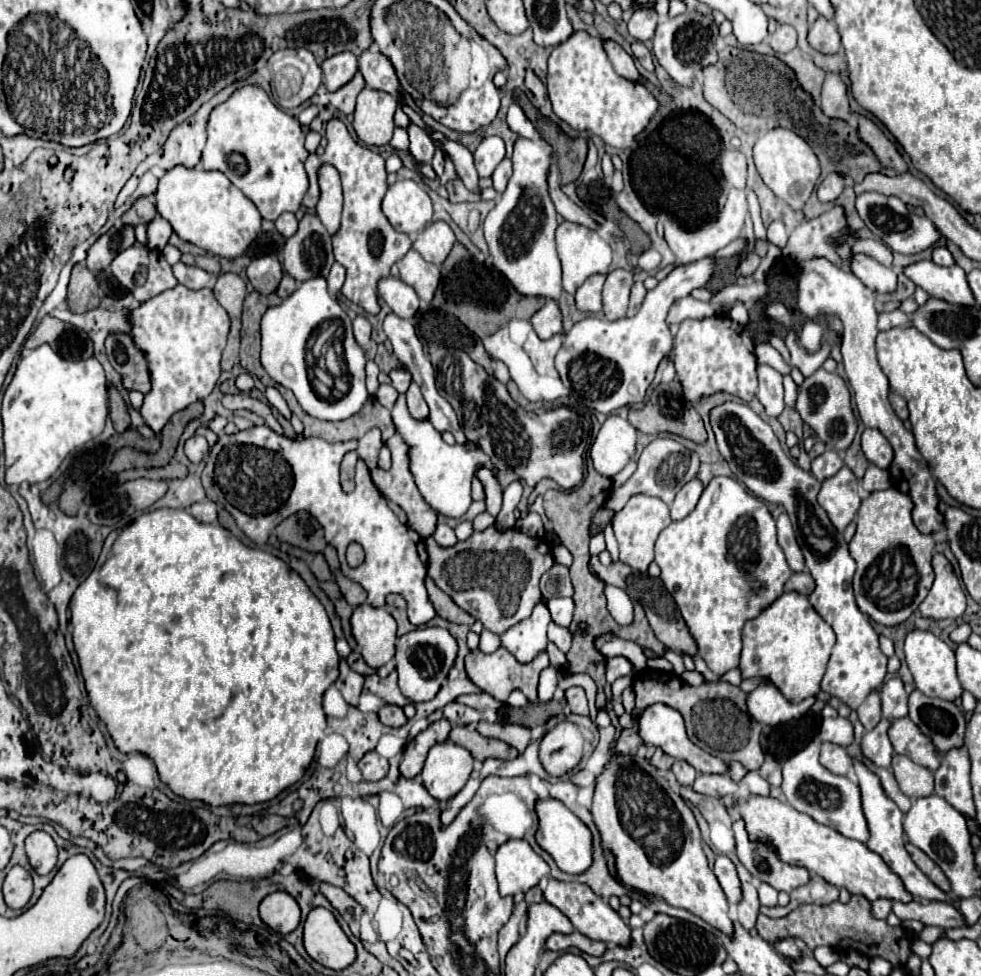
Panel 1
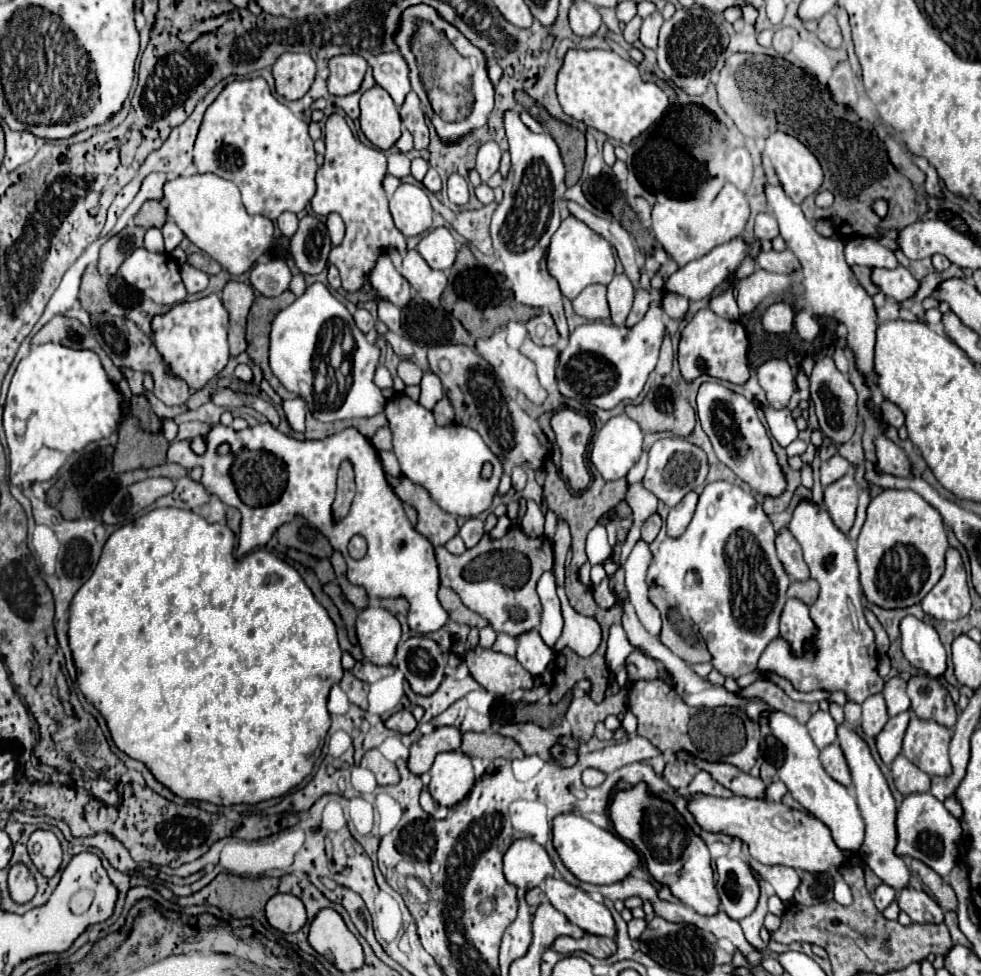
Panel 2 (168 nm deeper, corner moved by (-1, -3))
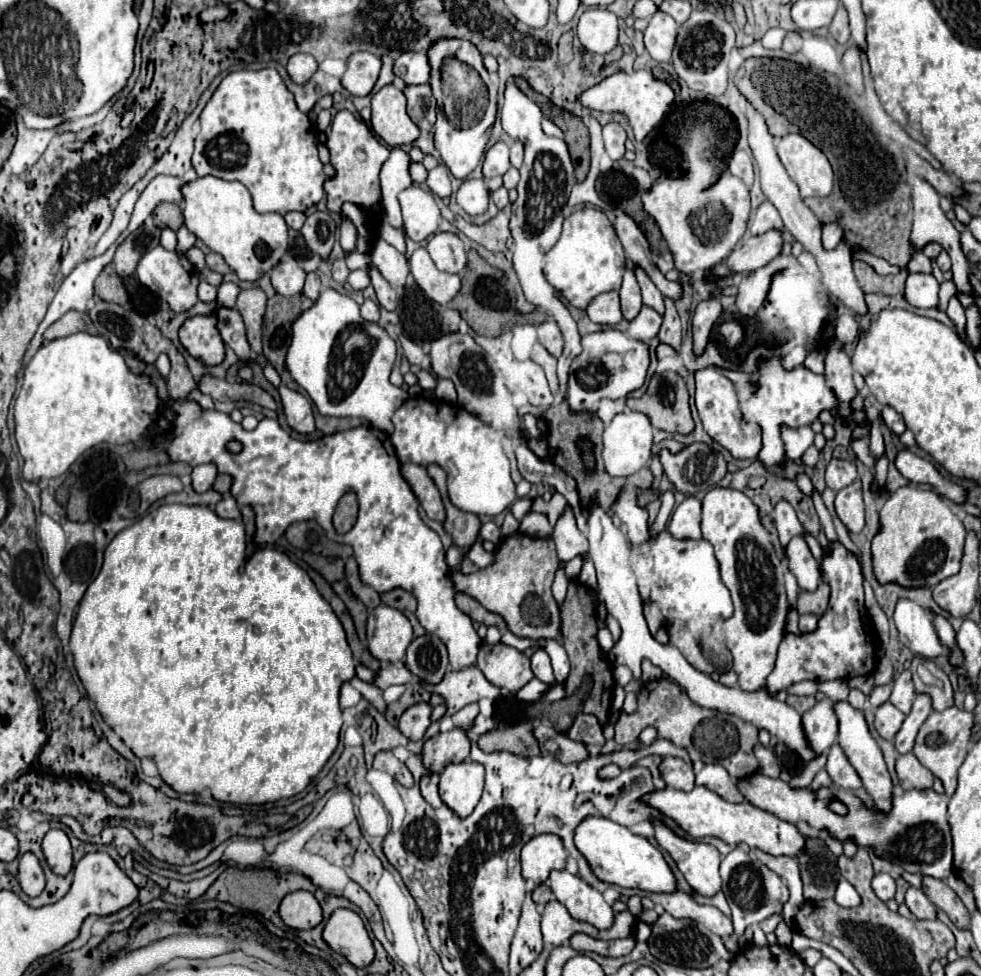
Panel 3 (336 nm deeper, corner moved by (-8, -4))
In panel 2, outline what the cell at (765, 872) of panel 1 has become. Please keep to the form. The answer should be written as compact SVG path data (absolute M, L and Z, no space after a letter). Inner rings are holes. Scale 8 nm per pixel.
M744 845L742 849L744 849L744 857L746 857L746 861L750 863L750 867L752 867L754 871L758 871L758 873L774 887L776 895L778 895L782 901L792 899L796 887L800 885L800 875L798 875L798 871L792 869L792 867L768 867L768 865L762 865L760 861L756 861L756 859L752 859L752 857L748 855L746 845Z

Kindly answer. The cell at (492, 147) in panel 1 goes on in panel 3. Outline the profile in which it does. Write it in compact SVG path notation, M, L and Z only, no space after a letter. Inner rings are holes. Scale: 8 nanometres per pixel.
M505 142L493 144L483 160L483 178L489 180L493 176L501 176L511 168L509 164L509 146Z

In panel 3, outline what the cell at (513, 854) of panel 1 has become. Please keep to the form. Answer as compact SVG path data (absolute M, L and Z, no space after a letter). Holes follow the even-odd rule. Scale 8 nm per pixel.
M555 834L533 836L521 850L523 878L541 884L549 878L551 870L563 870L567 862L567 852L563 840Z

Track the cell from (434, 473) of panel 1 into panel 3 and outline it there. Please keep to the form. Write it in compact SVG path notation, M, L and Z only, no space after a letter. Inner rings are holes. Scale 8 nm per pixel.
M411 396L393 414L393 424L395 432L391 434L391 442L399 462L415 462L421 466L439 464L447 472L449 496L459 510L477 516L497 516L515 502L515 484L501 440L475 414L439 398Z

